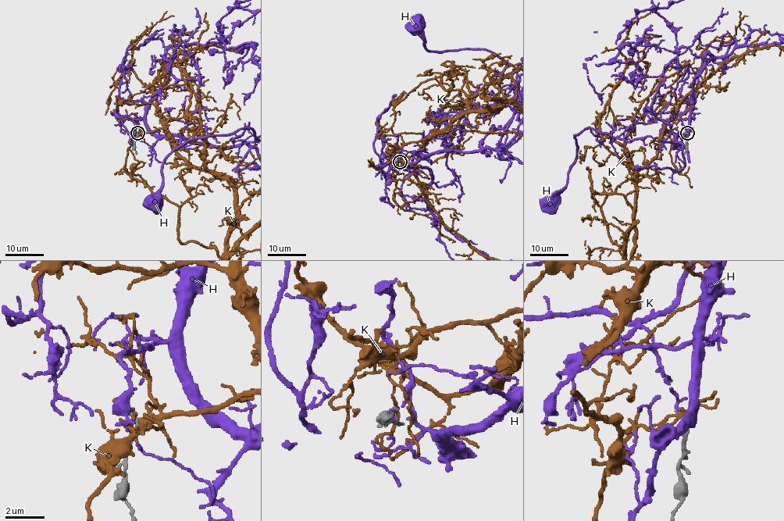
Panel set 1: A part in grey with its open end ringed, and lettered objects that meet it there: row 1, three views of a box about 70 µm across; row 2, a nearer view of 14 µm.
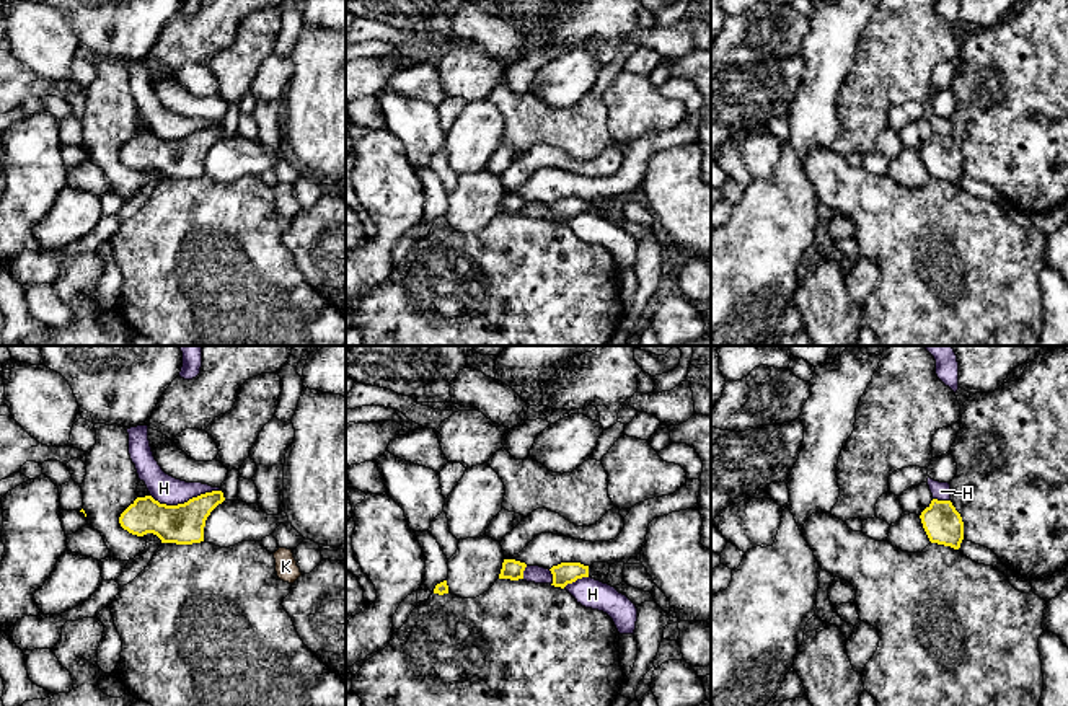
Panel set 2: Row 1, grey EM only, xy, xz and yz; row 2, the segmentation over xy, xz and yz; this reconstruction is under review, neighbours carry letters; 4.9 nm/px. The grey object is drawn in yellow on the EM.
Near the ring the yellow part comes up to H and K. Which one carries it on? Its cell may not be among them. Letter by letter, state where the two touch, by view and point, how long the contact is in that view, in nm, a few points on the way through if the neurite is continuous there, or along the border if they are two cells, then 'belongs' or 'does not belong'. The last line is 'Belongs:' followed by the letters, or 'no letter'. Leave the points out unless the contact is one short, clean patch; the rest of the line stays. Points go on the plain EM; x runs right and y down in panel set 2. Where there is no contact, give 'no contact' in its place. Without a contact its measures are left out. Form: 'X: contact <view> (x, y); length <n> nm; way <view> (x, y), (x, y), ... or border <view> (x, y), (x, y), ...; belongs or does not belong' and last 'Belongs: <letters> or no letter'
H: contact xy (185, 137); length 340 nm; border xy (219, 124), (201, 127), (176, 139), (160, 139), (150, 131); does not belong
K: no contact; does not belong
Belongs: no letter

